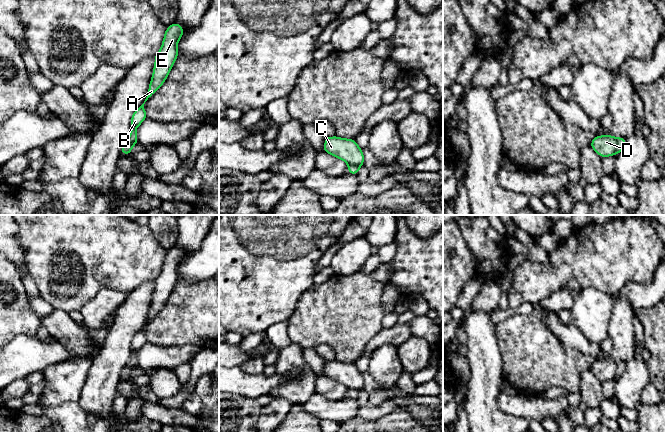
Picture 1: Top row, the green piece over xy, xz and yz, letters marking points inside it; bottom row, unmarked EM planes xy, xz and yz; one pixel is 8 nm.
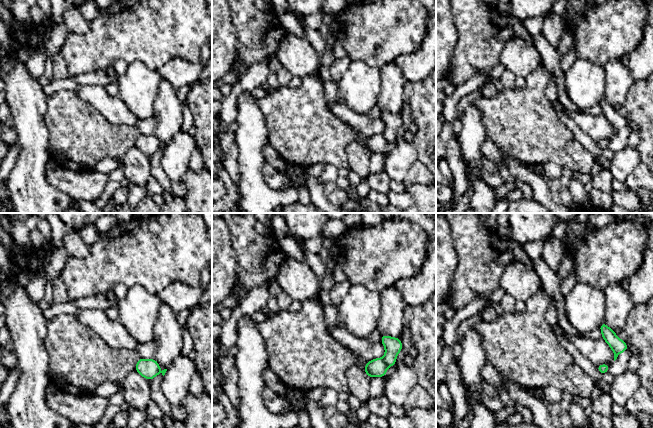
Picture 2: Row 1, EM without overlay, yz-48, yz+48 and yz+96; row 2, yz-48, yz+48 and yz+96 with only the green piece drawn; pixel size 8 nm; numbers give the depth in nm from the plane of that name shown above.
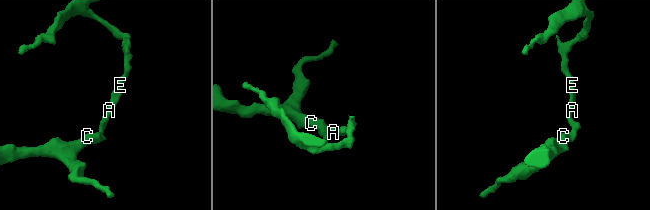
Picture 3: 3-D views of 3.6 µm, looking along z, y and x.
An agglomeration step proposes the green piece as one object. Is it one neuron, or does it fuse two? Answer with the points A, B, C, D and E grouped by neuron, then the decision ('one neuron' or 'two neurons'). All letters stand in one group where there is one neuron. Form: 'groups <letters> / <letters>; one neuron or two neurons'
groups A B E / C D; two neurons

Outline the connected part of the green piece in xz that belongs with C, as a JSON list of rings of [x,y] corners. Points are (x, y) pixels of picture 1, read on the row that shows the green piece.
[[[337,136],[325,137],[323,151],[344,160],[348,165],[363,165],[364,155],[355,139],[343,139]]]

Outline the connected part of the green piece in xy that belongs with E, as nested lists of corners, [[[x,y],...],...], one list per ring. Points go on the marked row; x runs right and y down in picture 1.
[[[174,23],[174,24],[170,25],[170,26],[167,27],[167,29],[166,29],[166,32],[165,32],[165,35],[164,35],[164,39],[163,39],[163,43],[162,43],[162,47],[161,47],[161,49],[159,50],[159,52],[155,55],[155,66],[154,66],[154,70],[153,70],[153,76],[152,76],[152,79],[151,79],[150,85],[149,85],[149,90],[148,90],[148,93],[147,93],[147,97],[146,97],[144,103],[143,103],[138,109],[135,110],[135,112],[133,113],[133,115],[132,115],[132,117],[131,117],[131,132],[130,132],[129,137],[127,138],[127,140],[125,141],[125,143],[123,144],[123,146],[122,146],[122,148],[121,148],[121,153],[124,154],[124,155],[129,155],[129,154],[131,154],[130,150],[131,150],[132,144],[135,143],[135,142],[138,142],[138,137],[137,137],[137,133],[136,133],[136,128],[147,118],[147,117],[146,117],[146,111],[145,111],[144,104],[145,104],[145,102],[148,100],[148,98],[151,97],[151,96],[162,86],[162,84],[163,84],[164,81],[166,80],[166,78],[167,78],[167,76],[168,76],[168,74],[169,74],[169,72],[170,72],[170,70],[171,70],[173,64],[175,63],[175,61],[176,61],[176,59],[177,59],[177,57],[178,57],[178,53],[177,53],[177,44],[178,44],[179,39],[183,36],[183,34],[184,34],[184,32],[183,32],[183,27],[182,27],[180,24],[177,24],[177,23]]]

